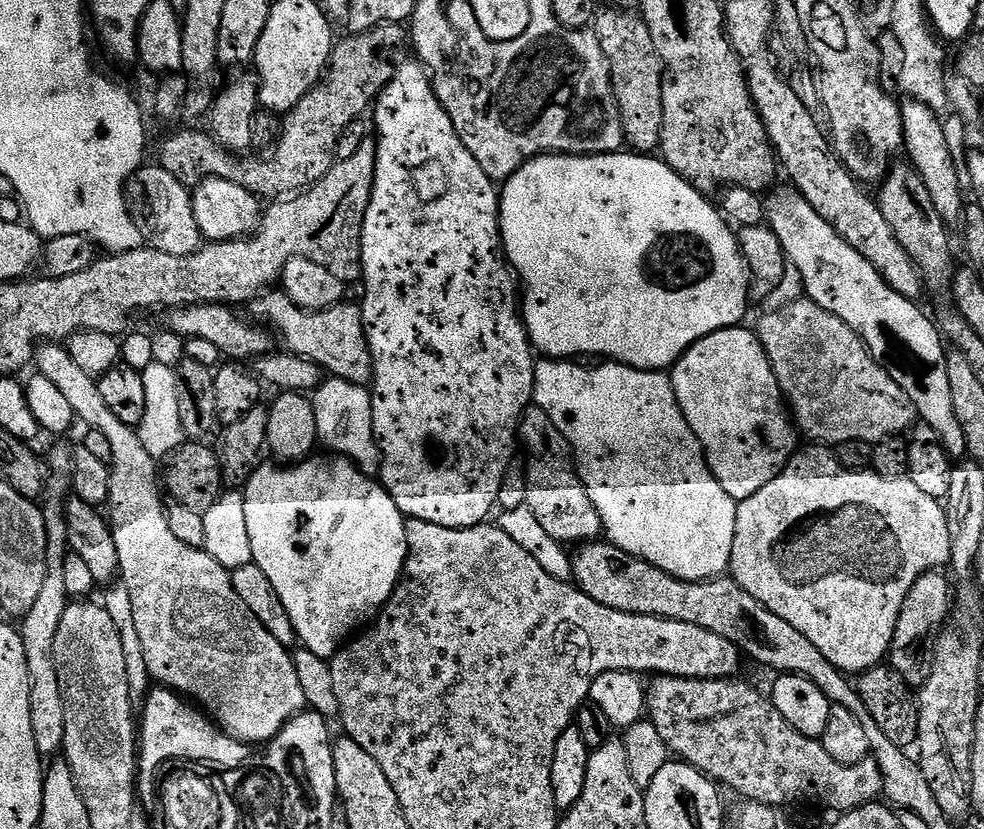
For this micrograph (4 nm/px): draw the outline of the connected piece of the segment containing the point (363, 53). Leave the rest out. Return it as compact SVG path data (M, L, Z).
M383 24L369 32L345 35L345 40L337 39L334 44L334 58L328 61L326 78L315 84L283 117L284 129L280 141L269 160L248 160L236 174L237 157L226 148L221 148L207 131L180 132L172 136L160 148L159 167L164 168L174 178L192 186L213 176L223 180L236 180L250 190L257 198L276 202L281 198L291 198L317 184L337 163L336 147L350 122L361 119L364 111L383 92L397 70L396 55L406 48L406 28L404 24Z

